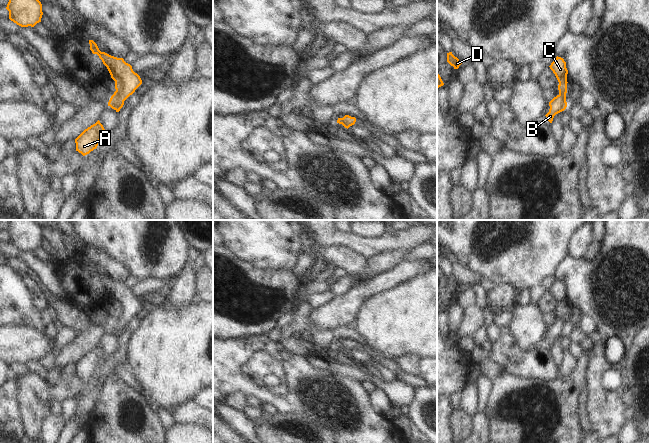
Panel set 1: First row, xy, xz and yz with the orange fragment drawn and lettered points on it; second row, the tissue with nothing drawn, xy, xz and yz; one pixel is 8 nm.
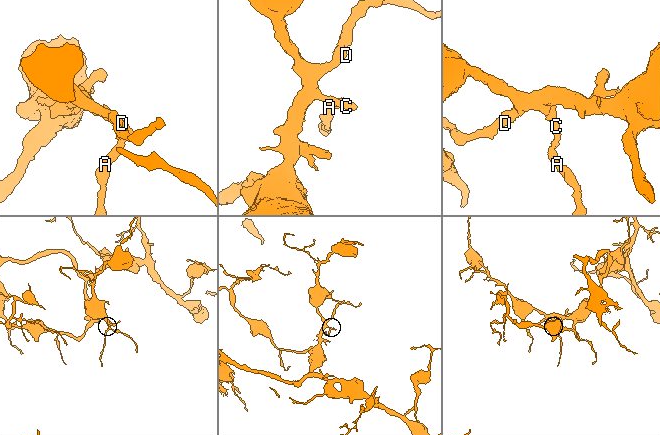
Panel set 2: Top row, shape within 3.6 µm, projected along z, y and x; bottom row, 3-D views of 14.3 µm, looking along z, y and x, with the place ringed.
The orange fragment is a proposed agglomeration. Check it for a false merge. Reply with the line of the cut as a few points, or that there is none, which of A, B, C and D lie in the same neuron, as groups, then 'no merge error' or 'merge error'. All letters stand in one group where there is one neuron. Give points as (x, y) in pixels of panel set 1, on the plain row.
no cut; A B C D; no merge error

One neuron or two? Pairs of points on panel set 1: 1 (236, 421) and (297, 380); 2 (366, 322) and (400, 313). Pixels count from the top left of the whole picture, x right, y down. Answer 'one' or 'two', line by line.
1: two
2: one

